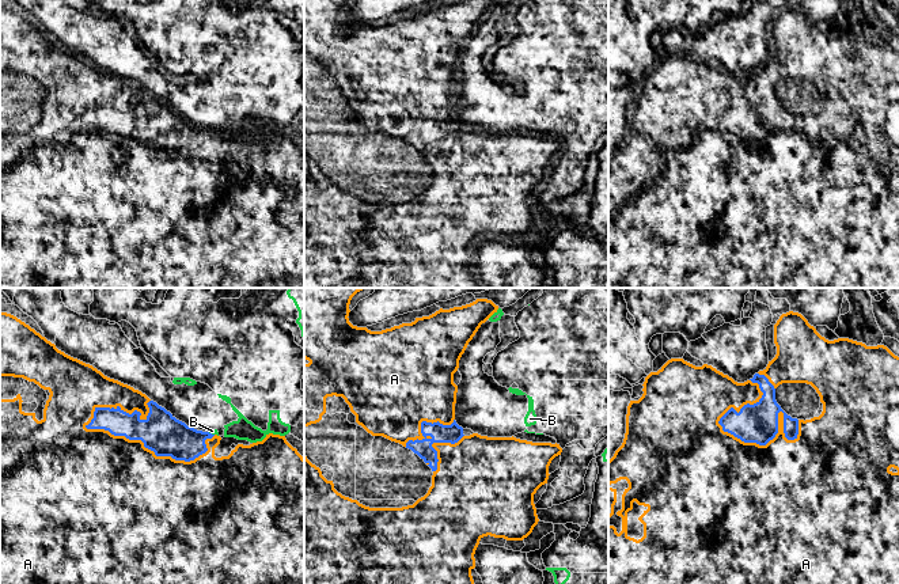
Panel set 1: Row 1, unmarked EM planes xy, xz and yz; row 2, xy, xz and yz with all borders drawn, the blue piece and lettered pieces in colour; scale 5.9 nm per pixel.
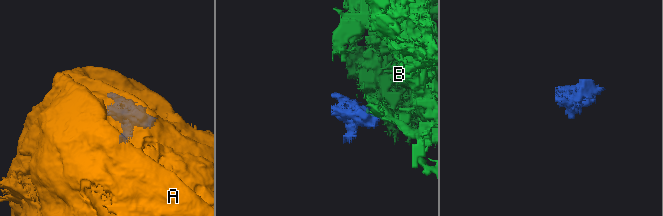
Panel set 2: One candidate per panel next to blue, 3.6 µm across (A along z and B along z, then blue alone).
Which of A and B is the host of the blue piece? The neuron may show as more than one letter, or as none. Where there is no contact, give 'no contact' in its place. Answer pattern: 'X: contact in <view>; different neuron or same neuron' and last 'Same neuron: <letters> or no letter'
A: contact in xy; same neuron
B: contact in xy; different neuron
Same neuron: A

